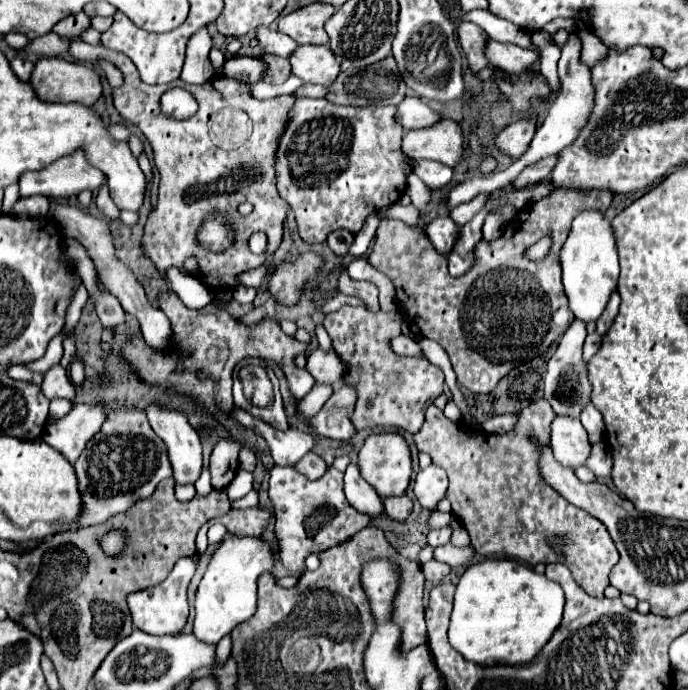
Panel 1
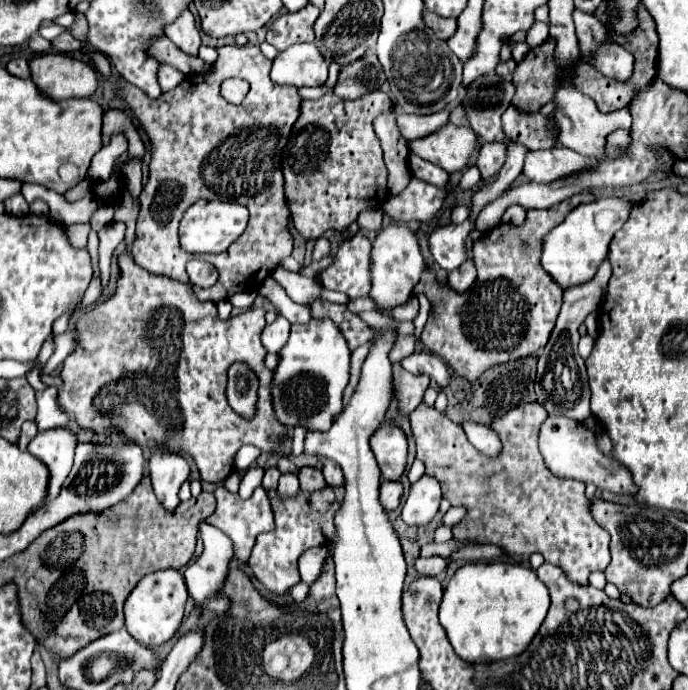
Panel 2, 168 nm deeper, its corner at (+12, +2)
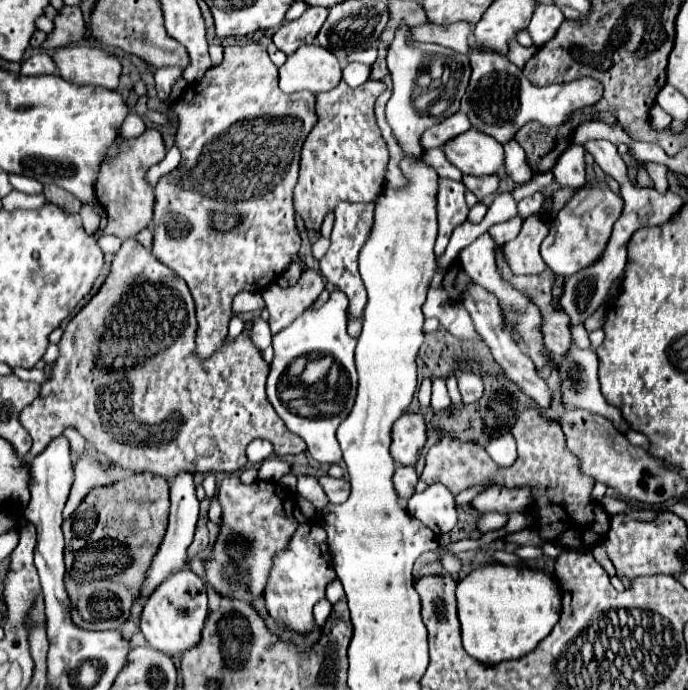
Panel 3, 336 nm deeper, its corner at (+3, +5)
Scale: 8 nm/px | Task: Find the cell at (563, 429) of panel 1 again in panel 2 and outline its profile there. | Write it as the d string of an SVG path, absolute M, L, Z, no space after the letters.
M550 415L540 431L540 451L548 469L562 479L576 479L582 483L594 483L602 491L616 495L636 495L638 487L632 481L632 473L620 461L610 455L604 455L598 449L594 433L580 421L568 419L564 415Z

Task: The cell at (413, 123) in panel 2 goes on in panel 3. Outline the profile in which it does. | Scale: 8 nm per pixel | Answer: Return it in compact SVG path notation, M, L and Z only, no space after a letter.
M455 112L453 116L441 120L441 124L435 124L433 128L427 128L423 134L421 134L421 146L425 150L429 148L437 148L437 146L443 146L447 140L455 138L457 134L469 130L471 124L469 124L469 118L463 114L463 112Z

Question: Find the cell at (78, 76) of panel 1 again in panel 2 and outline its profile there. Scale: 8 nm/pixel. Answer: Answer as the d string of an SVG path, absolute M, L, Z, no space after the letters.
M48 53L30 59L32 81L52 99L90 97L98 89L96 71L70 55Z

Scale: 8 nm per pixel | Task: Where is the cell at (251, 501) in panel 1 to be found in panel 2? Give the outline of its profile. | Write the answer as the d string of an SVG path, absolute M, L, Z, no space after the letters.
M252 465L246 473L244 473L244 477L242 477L242 481L240 481L240 497L242 499L246 499L246 497L250 497L252 495L252 491L256 489L256 487L260 487L262 485L262 477L264 477L264 467L262 465Z

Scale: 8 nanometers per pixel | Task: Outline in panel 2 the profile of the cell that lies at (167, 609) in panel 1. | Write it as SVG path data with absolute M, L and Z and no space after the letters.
M164 569L164 571L156 571L152 575L146 575L134 587L134 591L130 593L130 597L124 605L128 633L146 647L160 647L162 643L170 641L174 637L174 633L178 631L182 617L184 617L184 607L186 607L188 597L190 595L188 595L186 581L176 569Z

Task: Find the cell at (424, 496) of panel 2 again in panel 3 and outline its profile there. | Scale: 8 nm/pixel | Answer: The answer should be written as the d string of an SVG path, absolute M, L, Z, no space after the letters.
M431 484L425 492L413 494L407 502L407 512L435 534L447 534L457 524L453 494L443 484Z

